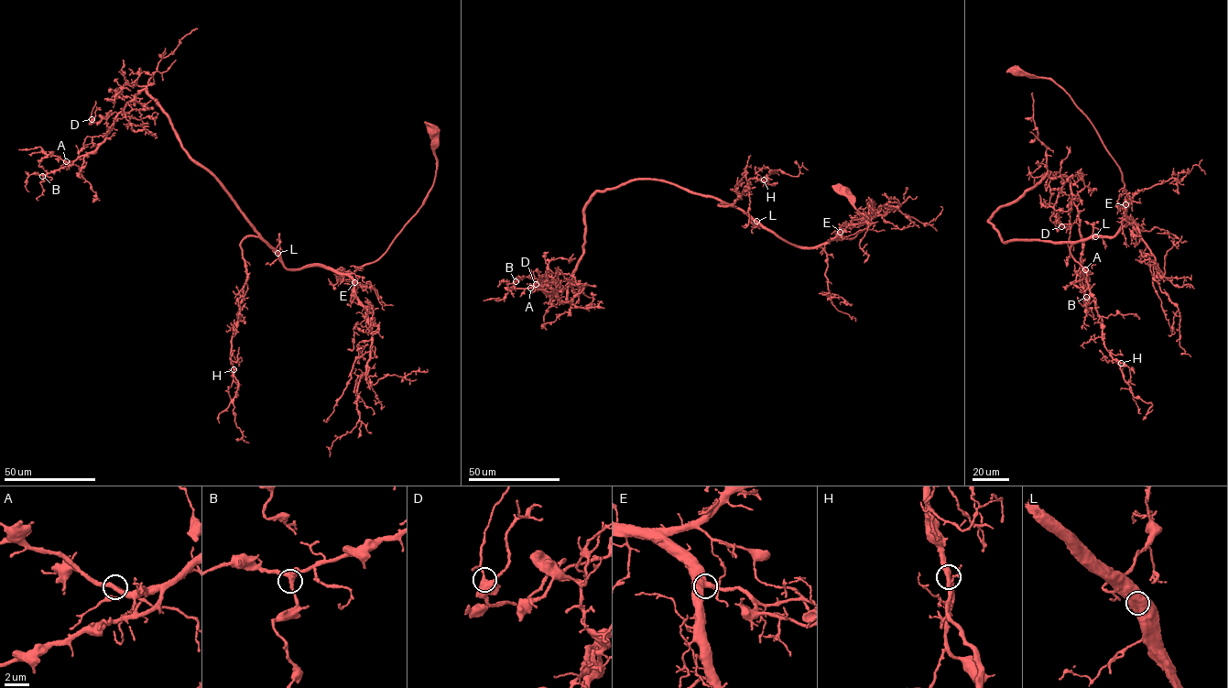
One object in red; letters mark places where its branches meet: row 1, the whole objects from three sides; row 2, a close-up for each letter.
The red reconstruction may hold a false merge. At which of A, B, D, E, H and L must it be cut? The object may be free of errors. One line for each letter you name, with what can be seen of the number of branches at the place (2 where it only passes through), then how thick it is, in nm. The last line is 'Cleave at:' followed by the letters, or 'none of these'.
Cleave at: none of these

